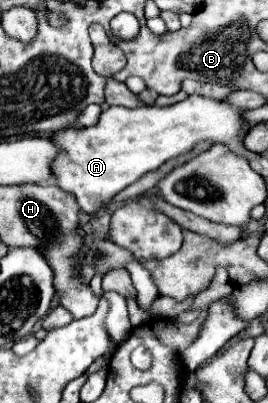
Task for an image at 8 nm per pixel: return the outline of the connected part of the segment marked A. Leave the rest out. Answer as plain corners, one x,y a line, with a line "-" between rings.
188,96
180,104
166,108
110,106
100,114
98,124
88,128
66,128
52,134
60,154
52,160
52,174
64,192
76,196
82,212
96,216
120,190
134,184
140,176
160,168
166,160
192,150
200,140
214,140
246,156
240,136
248,130
240,118
242,110
222,100

